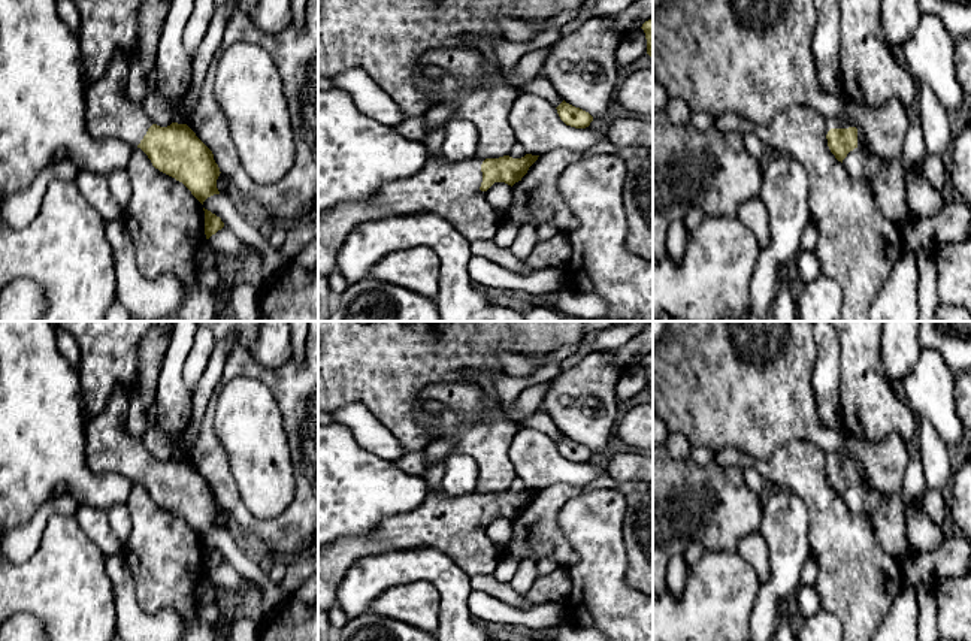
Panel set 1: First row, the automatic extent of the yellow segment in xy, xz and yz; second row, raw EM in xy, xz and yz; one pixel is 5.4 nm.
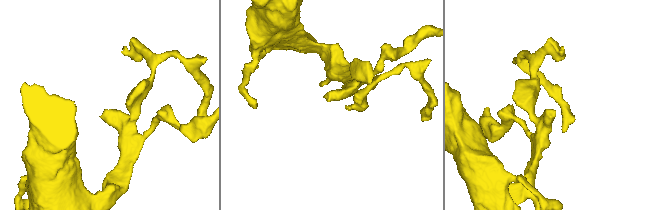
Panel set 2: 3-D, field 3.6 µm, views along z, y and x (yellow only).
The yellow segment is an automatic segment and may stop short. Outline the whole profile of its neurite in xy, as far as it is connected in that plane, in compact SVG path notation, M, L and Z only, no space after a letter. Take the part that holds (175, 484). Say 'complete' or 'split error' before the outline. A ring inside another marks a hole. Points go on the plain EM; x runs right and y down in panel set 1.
split error; M122 387L115 388L105 409L85 421L85 462L94 474L118 474L130 481L140 483L152 501L182 517L191 529L203 536L220 529L217 514L220 502L212 486L196 471L187 459L172 457L160 462L145 448L142 438L127 433L128 397Z

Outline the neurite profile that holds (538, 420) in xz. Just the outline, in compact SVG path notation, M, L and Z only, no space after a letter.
M535 411L529 415L526 415L521 420L520 426L527 426L530 429L536 429L547 436L550 436L554 442L557 442L563 433L559 430L559 427L553 423L553 420L542 411Z

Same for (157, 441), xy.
M157 423L143 433L142 441L154 459L160 462L172 459L172 435L161 429Z

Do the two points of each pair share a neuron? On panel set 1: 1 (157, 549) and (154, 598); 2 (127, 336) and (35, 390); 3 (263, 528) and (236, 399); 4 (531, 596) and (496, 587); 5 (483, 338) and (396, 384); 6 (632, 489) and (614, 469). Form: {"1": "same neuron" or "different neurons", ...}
{"1": "same neuron", "2": "different neurons", "3": "different neurons", "4": "same neuron", "5": "same neuron", "6": "different neurons"}

